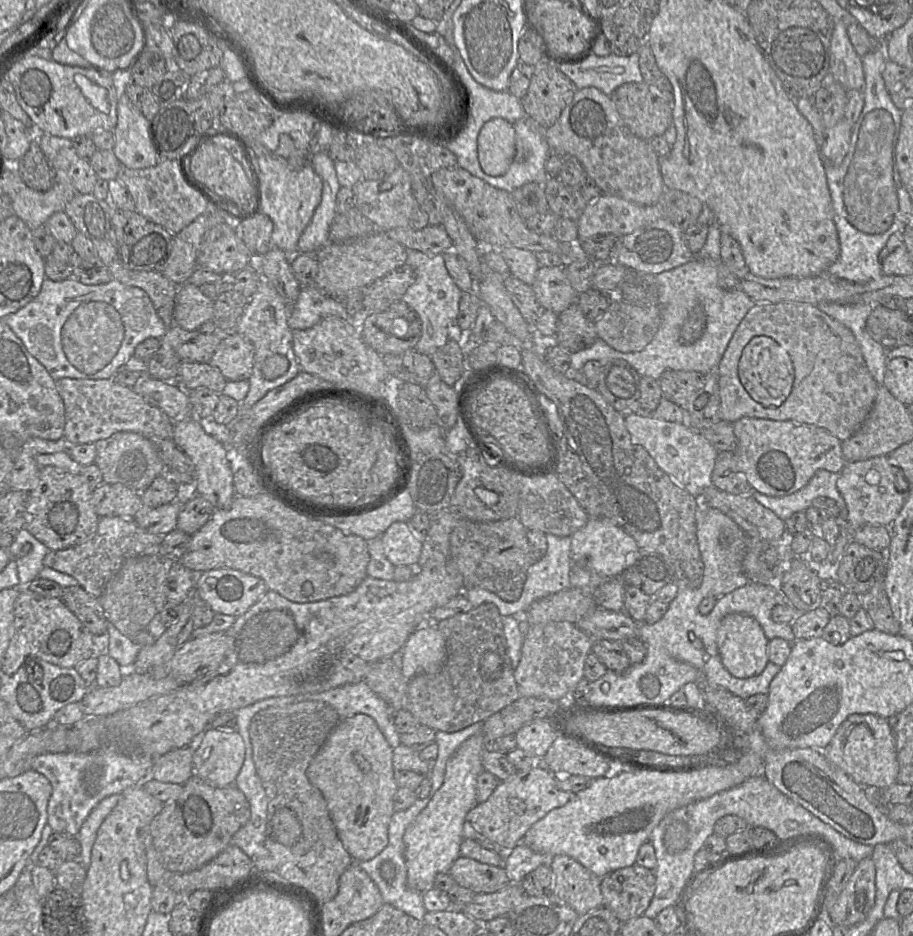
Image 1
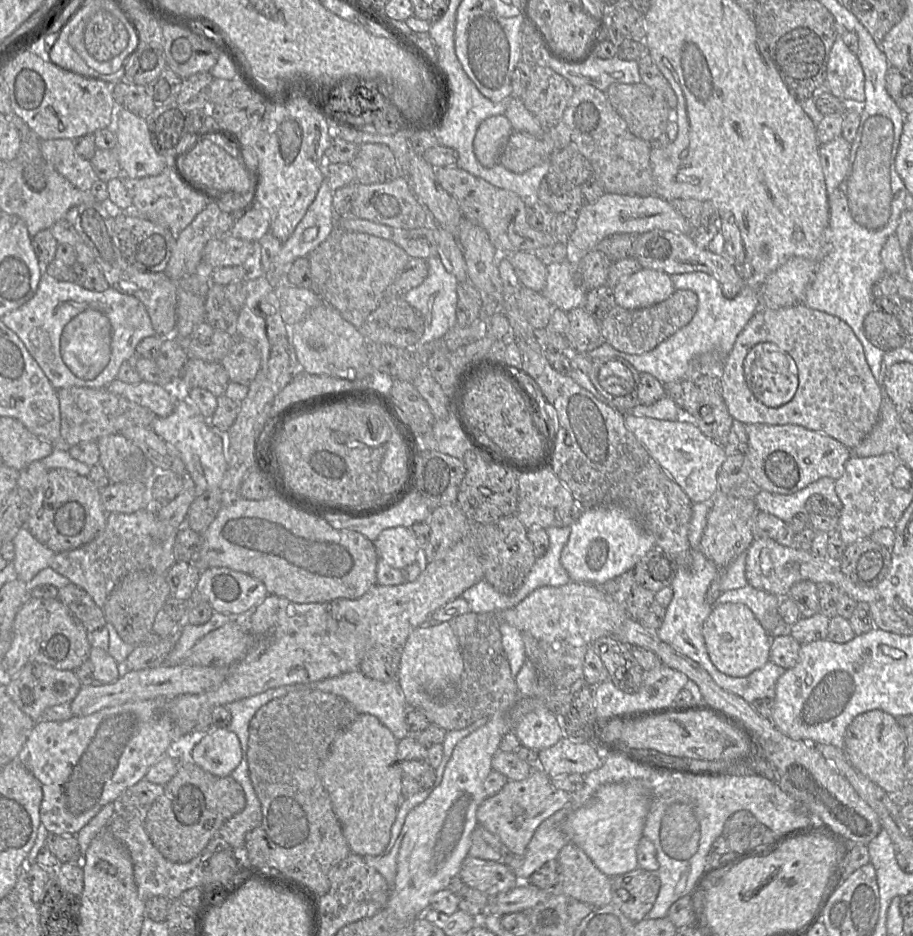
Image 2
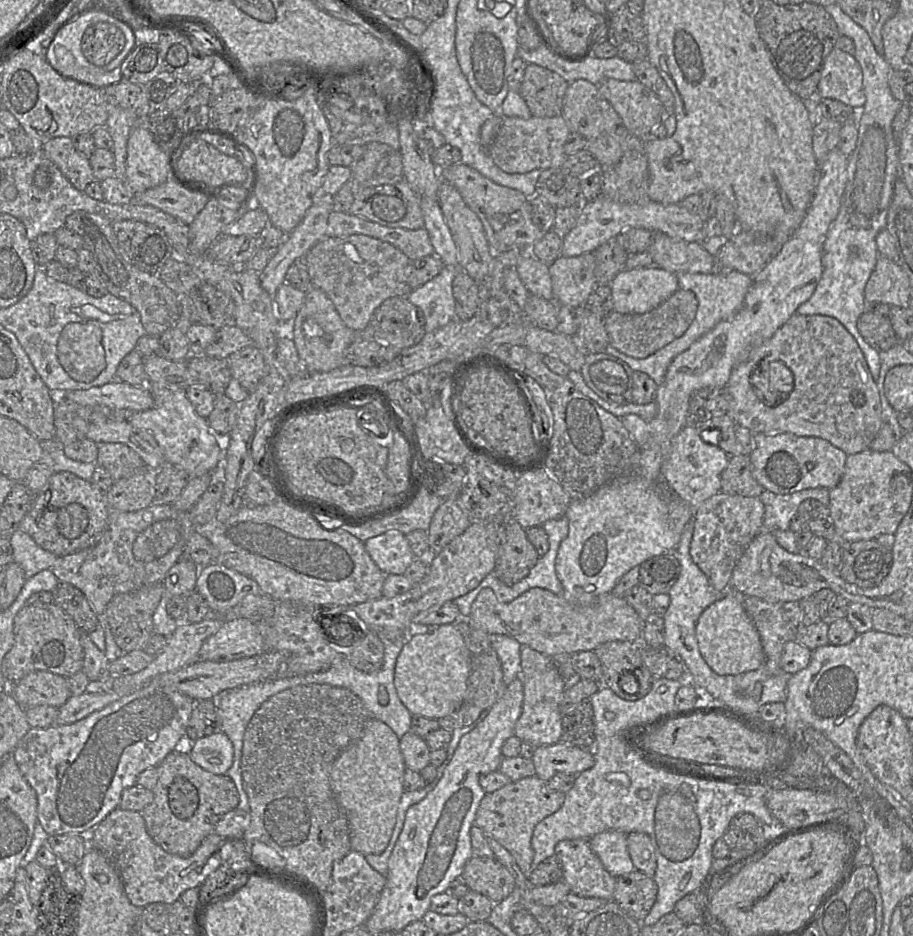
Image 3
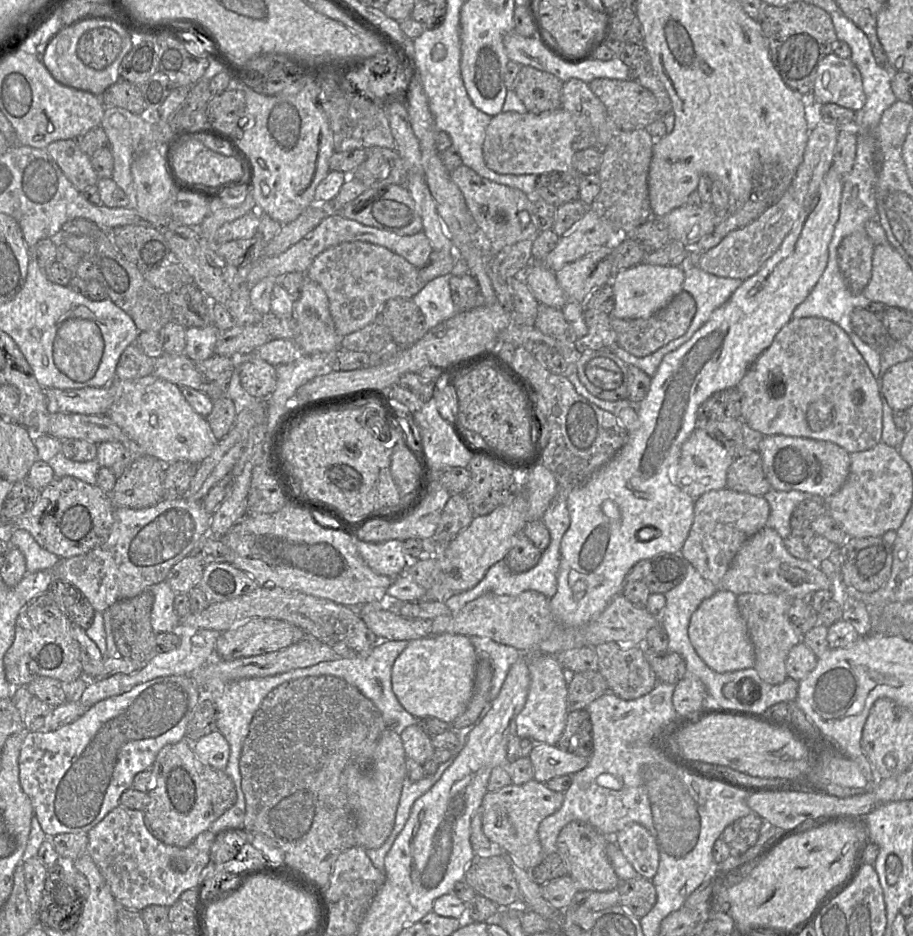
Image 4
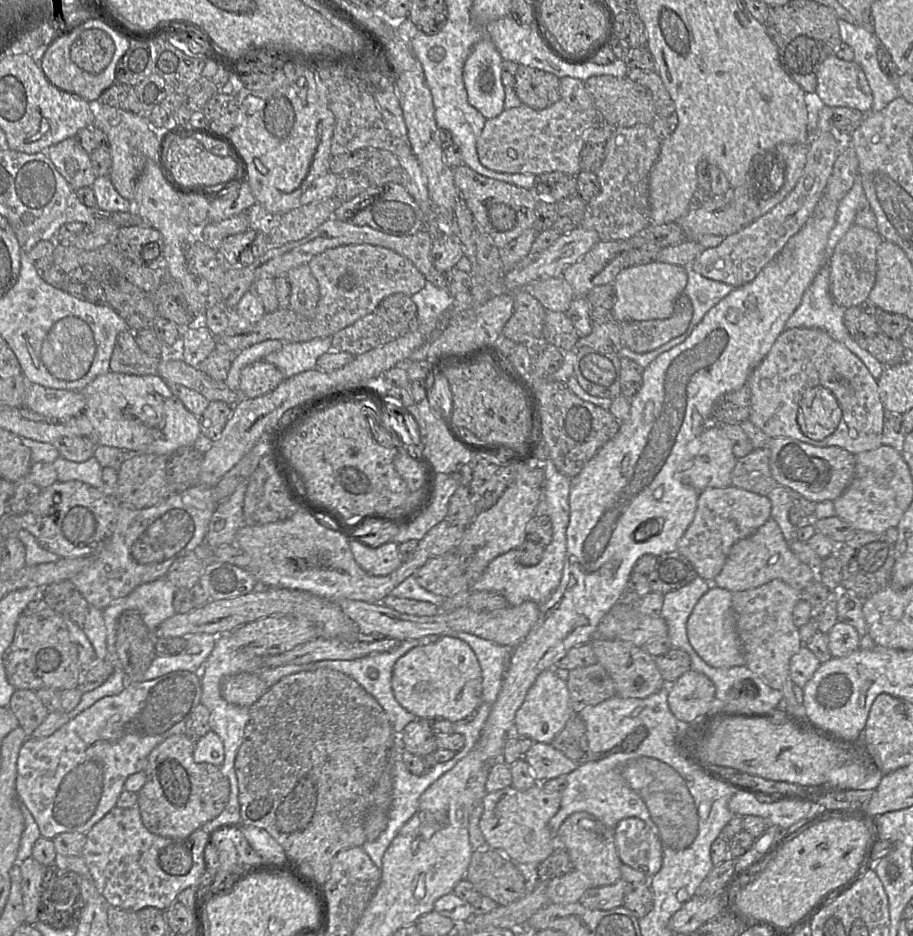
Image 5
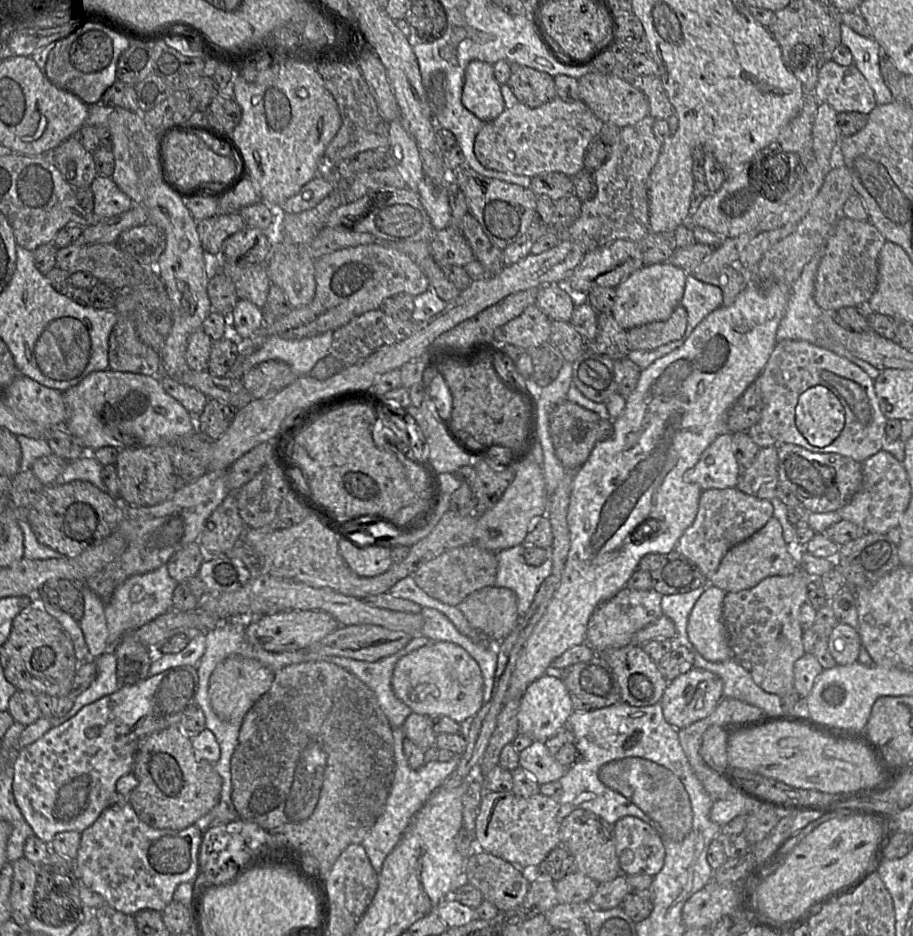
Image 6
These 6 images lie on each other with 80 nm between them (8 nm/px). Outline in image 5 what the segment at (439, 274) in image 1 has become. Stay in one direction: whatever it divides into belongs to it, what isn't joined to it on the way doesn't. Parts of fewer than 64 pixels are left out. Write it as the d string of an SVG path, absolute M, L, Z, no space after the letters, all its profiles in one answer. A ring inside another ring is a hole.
M427 282L425 287L418 293L411 296L412 301L417 306L418 312L418 330L425 334L425 341L427 335L431 333L437 326L438 321L442 318L453 306L454 298L451 296L447 288L438 288L430 282Z

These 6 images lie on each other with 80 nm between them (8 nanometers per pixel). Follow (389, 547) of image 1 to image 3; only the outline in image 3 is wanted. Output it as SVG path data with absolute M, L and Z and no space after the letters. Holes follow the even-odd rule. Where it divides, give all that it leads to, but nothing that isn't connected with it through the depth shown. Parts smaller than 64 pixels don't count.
M389 530L364 542L365 549L378 568L388 574L404 574L415 559L406 535Z

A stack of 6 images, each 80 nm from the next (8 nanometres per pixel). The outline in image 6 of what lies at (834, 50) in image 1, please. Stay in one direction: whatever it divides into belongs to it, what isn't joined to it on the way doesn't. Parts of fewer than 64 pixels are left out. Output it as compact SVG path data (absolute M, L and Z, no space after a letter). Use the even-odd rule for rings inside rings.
M833 59L819 70L813 94L819 103L829 104L837 113L868 115L877 106L872 88L857 67L854 64L842 66Z

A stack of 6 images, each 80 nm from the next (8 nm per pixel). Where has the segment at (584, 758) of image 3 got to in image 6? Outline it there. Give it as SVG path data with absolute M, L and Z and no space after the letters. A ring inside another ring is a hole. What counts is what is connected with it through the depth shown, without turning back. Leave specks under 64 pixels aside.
M534 741L519 753L519 766L539 785L559 781L567 772L567 767L556 761L541 741Z

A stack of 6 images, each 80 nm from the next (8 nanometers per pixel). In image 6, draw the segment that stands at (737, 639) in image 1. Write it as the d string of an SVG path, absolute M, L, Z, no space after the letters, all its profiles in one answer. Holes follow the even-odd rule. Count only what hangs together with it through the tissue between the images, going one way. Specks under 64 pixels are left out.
M708 584L695 603L687 623L690 642L710 662L723 662L733 658L722 617L725 595L726 592L720 588Z

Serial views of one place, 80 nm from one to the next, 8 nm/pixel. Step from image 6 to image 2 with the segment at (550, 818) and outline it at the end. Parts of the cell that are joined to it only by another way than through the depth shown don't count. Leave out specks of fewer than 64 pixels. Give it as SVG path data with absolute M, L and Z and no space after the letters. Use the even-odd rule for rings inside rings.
M539 767L520 781L508 781L495 795L488 796L476 811L478 826L496 836L509 853L523 857L534 832L548 817L561 810L570 801L571 794L556 789L551 778Z

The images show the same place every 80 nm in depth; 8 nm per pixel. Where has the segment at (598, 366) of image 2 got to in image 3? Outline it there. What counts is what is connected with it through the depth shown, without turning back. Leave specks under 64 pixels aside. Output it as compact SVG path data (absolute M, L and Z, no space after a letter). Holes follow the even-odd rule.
M605 352L585 356L580 373L586 384L606 401L631 403L634 370L623 360Z

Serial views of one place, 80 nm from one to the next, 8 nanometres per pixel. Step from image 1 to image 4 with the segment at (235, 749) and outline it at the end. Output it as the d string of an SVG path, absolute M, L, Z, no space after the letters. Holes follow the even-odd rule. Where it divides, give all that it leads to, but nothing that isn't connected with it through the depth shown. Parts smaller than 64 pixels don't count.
M216 730L195 742L194 753L201 762L224 770L228 763L230 746L223 734Z

